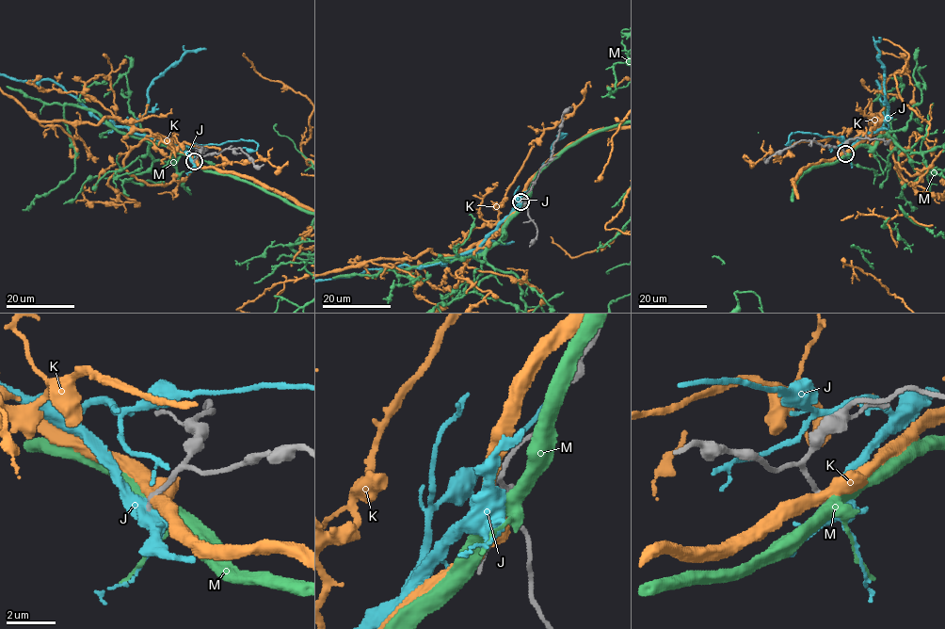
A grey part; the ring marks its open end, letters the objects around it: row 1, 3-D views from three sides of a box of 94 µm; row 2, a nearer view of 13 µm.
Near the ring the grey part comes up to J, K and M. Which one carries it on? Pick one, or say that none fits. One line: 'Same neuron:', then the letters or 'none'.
Same neuron: M

